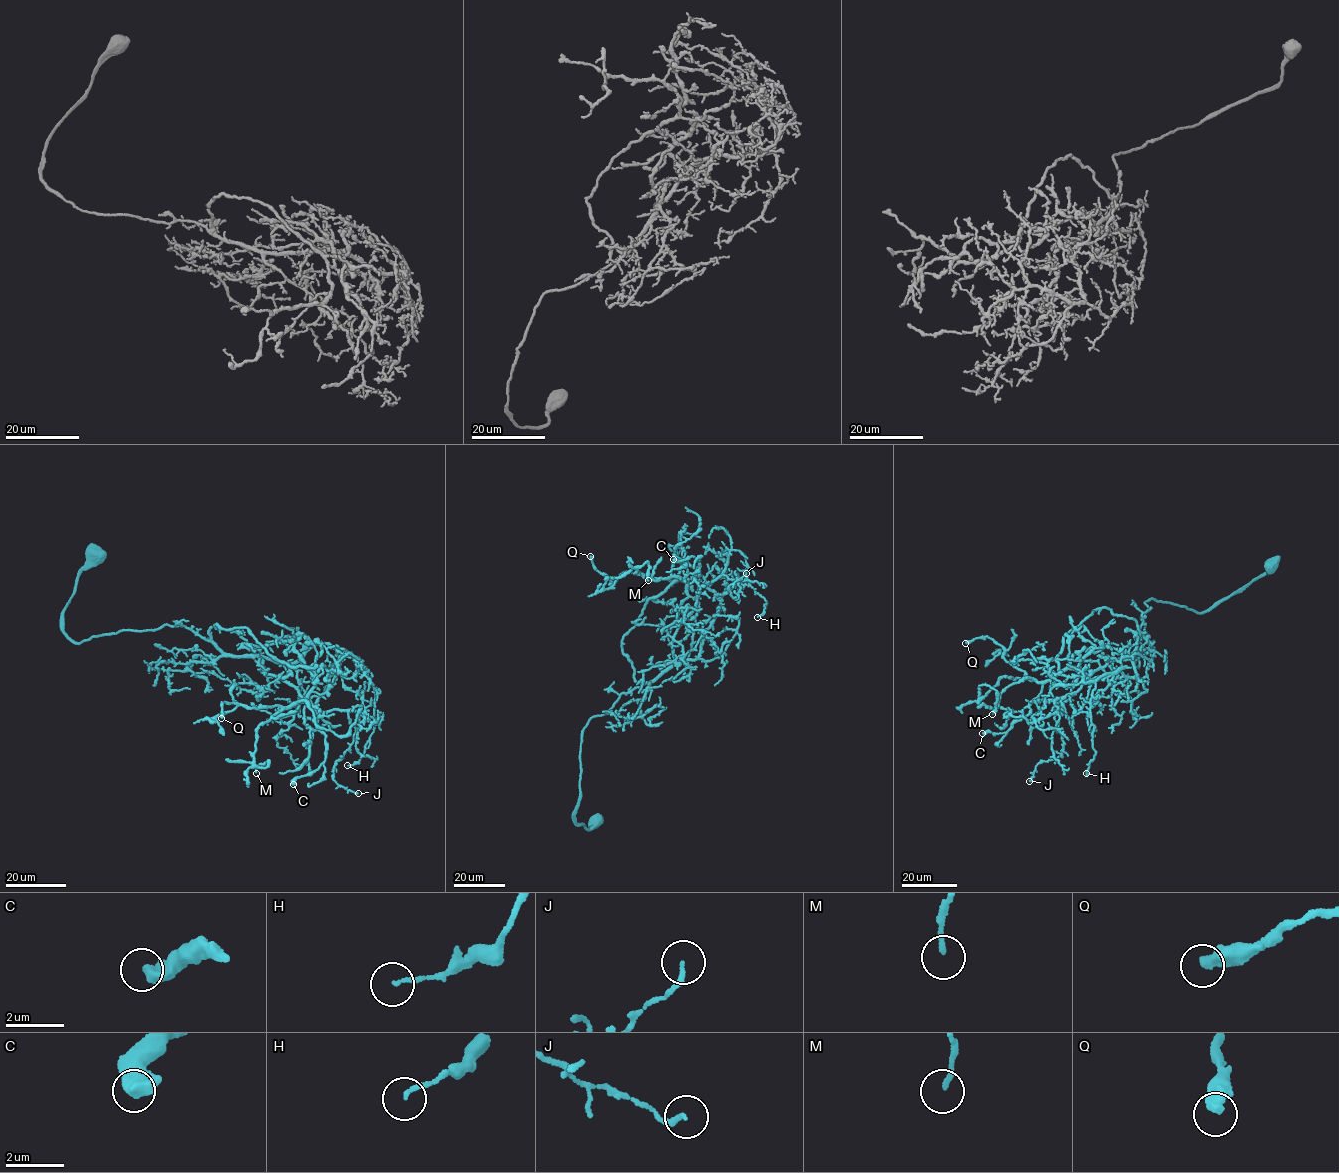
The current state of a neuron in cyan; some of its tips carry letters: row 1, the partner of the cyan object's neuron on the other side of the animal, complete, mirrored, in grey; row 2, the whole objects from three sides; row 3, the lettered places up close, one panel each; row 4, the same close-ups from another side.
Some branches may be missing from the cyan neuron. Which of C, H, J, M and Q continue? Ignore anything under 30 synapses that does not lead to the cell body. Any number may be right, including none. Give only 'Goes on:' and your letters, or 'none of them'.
Goes on: none of them

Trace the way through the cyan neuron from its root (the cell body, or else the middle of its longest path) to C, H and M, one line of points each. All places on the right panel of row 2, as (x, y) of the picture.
C: (1272, 563), (1206, 611), (1150, 599), (1139, 633), (1094, 609), (1065, 634), (1058, 673), (1029, 714), (982, 733)
H: (1272, 563), (1206, 611), (1144, 602), (1137, 674), (1124, 667), (1095, 683), (1086, 773)
M: (1272, 563), (1206, 611), (1150, 599), (1139, 633), (1094, 609), (1057, 674), (999, 678), (977, 707), (992, 714)

